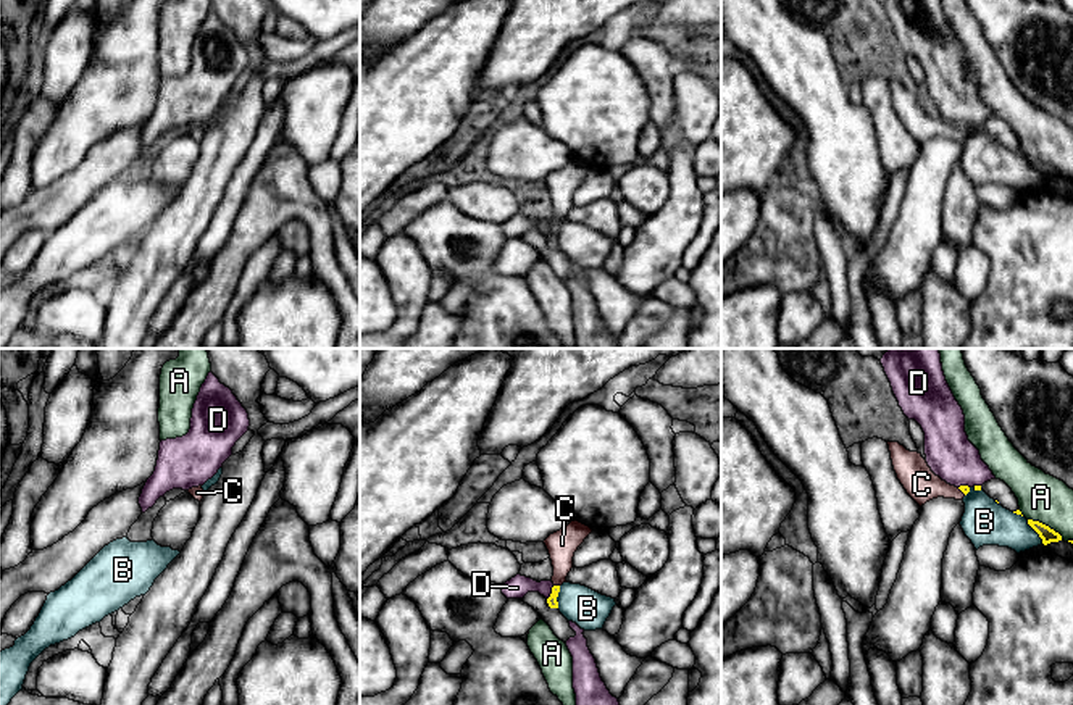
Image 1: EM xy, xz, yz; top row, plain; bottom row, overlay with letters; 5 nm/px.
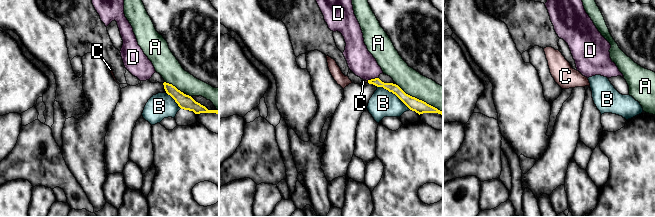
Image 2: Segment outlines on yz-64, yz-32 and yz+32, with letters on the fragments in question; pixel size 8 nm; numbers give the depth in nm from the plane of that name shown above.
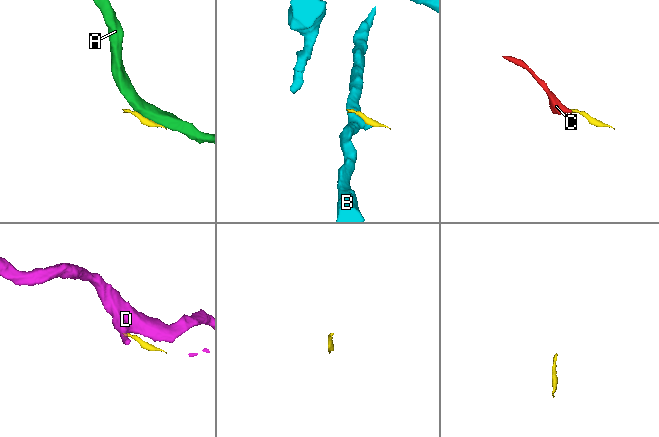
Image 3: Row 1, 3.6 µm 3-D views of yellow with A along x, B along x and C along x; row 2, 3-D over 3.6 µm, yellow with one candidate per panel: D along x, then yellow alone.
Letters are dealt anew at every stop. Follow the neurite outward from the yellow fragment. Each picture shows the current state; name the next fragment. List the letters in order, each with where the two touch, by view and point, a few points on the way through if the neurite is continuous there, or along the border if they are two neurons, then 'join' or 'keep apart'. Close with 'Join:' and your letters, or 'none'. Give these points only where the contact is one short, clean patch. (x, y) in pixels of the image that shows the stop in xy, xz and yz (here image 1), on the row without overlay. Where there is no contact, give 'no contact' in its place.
A: contact yz (1044, 163); keep apart
B: contact yz (1035, 168); border yz (1027, 158), (1043, 181); keep apart
C: contact xz (557, 225); way xz (552, 241), (557, 225), (562, 205), (562, 183); join
D: contact xz (552, 231); keep apart
Join: C

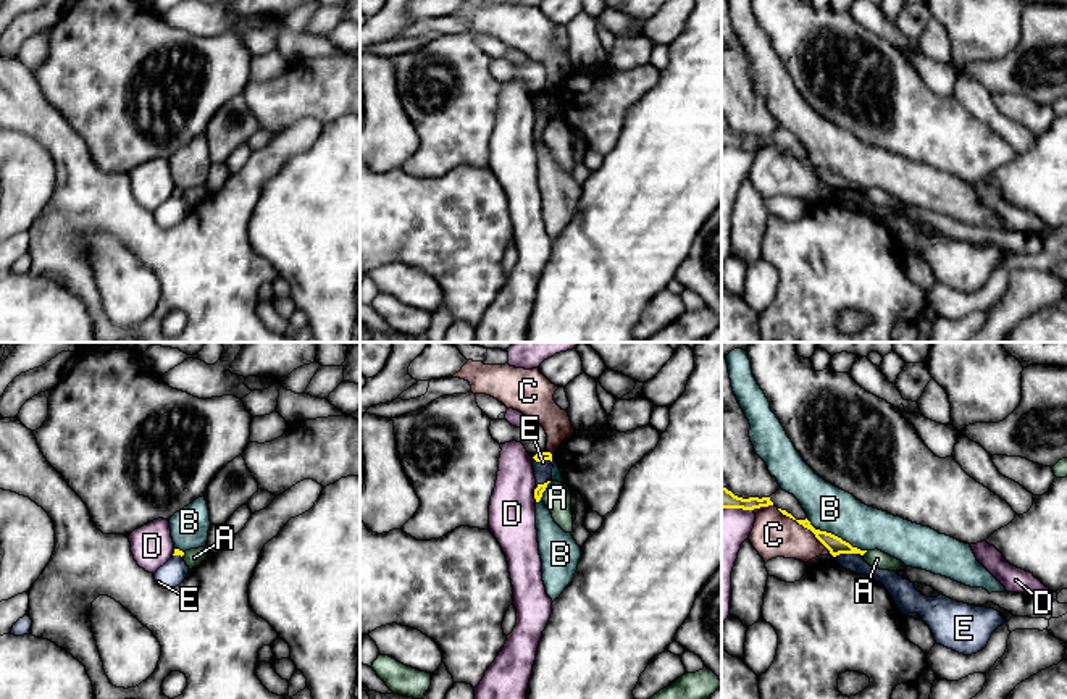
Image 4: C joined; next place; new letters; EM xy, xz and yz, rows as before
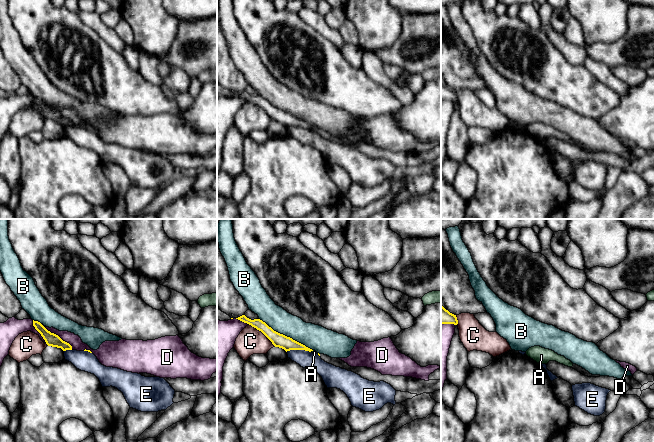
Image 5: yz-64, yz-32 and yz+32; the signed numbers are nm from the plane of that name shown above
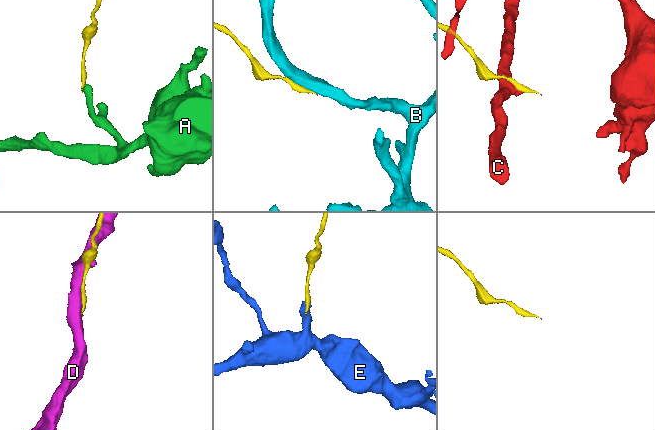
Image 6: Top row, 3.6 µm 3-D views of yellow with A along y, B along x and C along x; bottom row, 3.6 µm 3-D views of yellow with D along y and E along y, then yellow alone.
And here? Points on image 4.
A: contact xz (544, 128); border xz (551, 120), (539, 138); keep apart
B: contact yz (836, 175); keep apart
C: contact yz (804, 165); border yz (777, 147), (806, 165), (830, 191); keep apart
D: contact xz (535, 133); keep apart
E: contact yz (848, 191); border yz (862, 192), (838, 192), (835, 196); keep apart
Join: none

